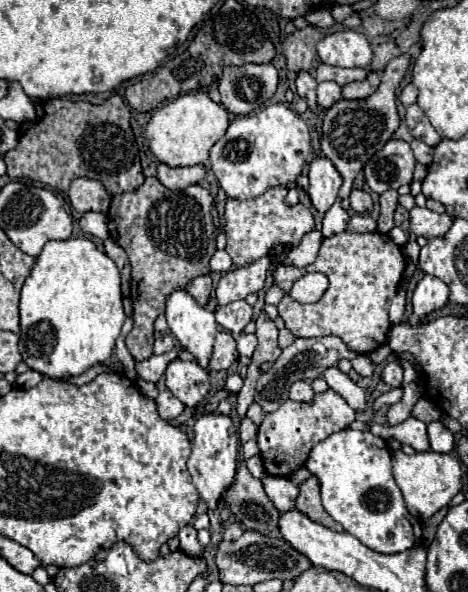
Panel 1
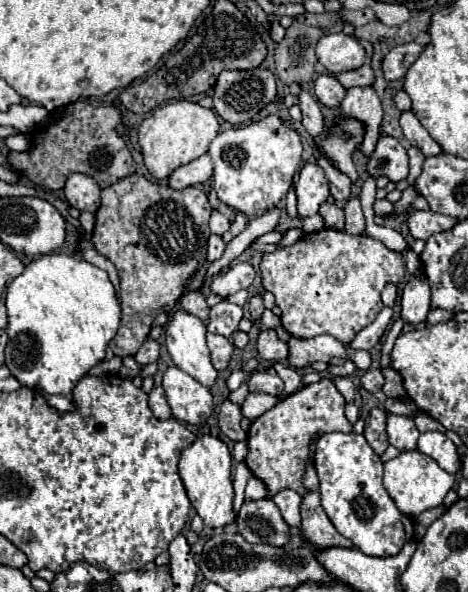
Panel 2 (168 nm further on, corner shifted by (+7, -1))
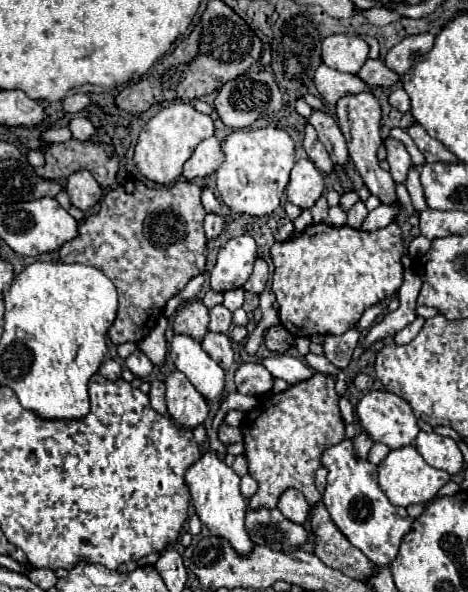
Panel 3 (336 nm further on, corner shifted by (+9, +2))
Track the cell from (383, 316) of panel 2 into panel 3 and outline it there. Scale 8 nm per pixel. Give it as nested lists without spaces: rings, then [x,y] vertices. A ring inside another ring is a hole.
[[[355,328],[347,330],[343,336],[331,336],[331,334],[327,334],[325,336],[325,344],[323,344],[325,358],[333,366],[337,366],[339,370],[347,368],[347,364],[353,358],[353,350],[357,346],[357,340],[359,340],[359,332]]]

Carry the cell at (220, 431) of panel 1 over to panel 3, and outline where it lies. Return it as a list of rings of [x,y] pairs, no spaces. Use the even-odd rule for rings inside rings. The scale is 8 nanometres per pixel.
[[[207,452],[207,454],[201,456],[199,462],[195,462],[187,470],[185,480],[189,484],[193,506],[195,506],[195,512],[199,516],[201,524],[205,524],[213,536],[229,540],[237,554],[251,554],[253,542],[251,542],[251,538],[245,530],[247,500],[243,498],[243,494],[239,490],[239,480],[241,478],[235,474],[235,470],[229,468],[225,462],[221,462],[217,458],[217,454]]]

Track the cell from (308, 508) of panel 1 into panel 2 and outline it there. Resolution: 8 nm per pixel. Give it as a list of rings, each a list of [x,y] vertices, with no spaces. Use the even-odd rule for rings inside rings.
[[[307,491],[301,501],[301,531],[303,531],[305,539],[317,549],[333,547],[333,545],[353,547],[353,543],[347,537],[343,537],[333,527],[329,517],[325,515],[325,511],[319,503],[317,491]]]

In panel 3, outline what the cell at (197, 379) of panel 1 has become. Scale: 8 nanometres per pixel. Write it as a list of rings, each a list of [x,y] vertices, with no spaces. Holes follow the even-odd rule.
[[[173,372],[167,380],[167,408],[175,424],[183,428],[195,428],[209,416],[209,404],[195,390],[195,386],[181,374]]]

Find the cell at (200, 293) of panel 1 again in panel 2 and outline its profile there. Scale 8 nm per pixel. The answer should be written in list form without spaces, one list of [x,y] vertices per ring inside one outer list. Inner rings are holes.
[[[199,289],[185,291],[181,295],[181,299],[179,299],[179,305],[181,305],[181,309],[197,315],[203,323],[207,323],[207,319],[209,319],[209,305],[205,303],[205,297],[203,297],[203,293]]]

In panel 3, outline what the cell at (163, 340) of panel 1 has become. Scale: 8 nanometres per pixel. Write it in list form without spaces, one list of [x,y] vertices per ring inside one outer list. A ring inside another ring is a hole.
[[[141,350],[133,352],[133,354],[125,360],[125,366],[127,366],[127,368],[129,368],[137,378],[145,378],[145,376],[153,370],[151,360],[149,360]]]

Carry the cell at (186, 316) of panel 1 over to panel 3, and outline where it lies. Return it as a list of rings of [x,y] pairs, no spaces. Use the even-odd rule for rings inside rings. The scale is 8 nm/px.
[[[175,334],[169,354],[177,370],[187,376],[187,380],[203,394],[209,404],[221,402],[225,388],[225,372],[217,362],[209,358],[209,354],[201,348],[199,342],[185,334]]]

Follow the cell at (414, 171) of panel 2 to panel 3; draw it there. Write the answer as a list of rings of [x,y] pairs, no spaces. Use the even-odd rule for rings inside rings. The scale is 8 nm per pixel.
[[[415,168],[409,170],[409,176],[407,176],[407,192],[411,196],[411,202],[415,206],[417,212],[423,212],[427,210],[427,202],[425,202],[425,196],[423,196],[423,188],[421,188],[421,182],[419,182],[419,172]]]

